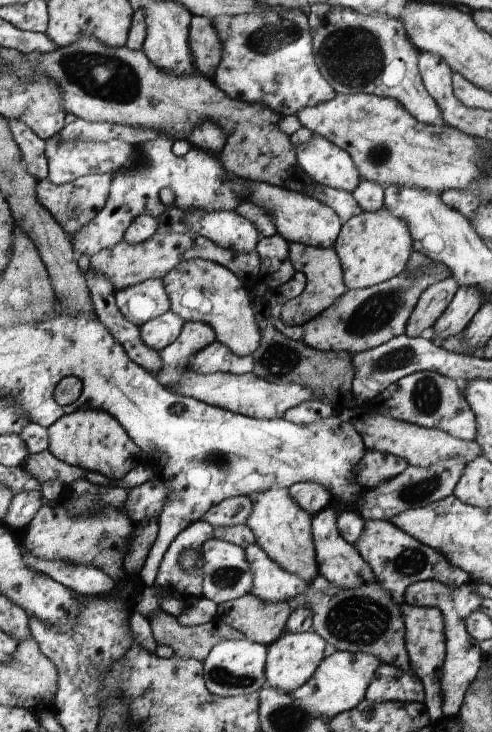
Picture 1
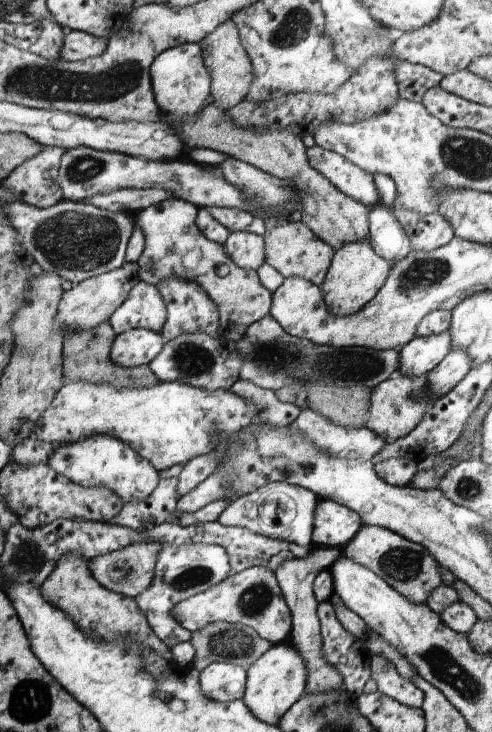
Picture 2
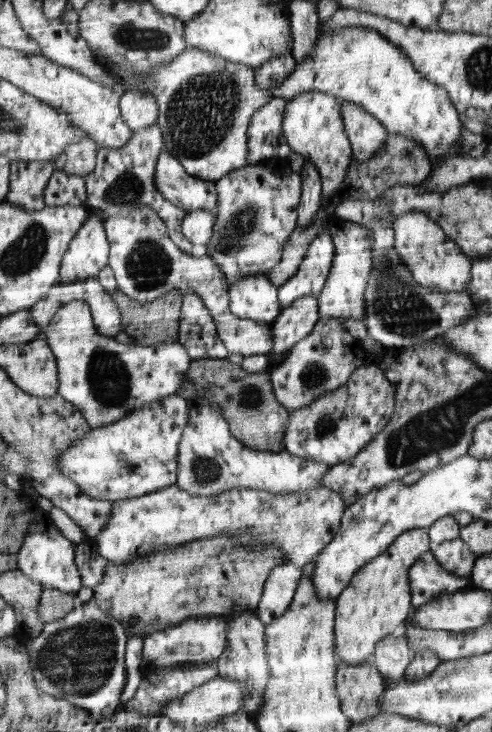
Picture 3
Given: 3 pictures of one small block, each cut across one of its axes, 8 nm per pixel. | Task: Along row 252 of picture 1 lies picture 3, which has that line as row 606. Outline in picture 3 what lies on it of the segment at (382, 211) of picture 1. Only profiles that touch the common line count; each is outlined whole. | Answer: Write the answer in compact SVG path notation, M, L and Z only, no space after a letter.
M409 530L396 537L391 546L387 547L387 550L383 551L382 554L379 554L378 557L371 560L367 565L364 565L351 578L350 583L335 600L334 654L336 654L336 658L340 658L347 665L359 665L359 663L363 663L364 660L370 659L373 656L376 645L383 637L400 632L403 622L412 611L410 580L407 579L409 569L427 550L431 549L430 536L427 535L426 530Z

